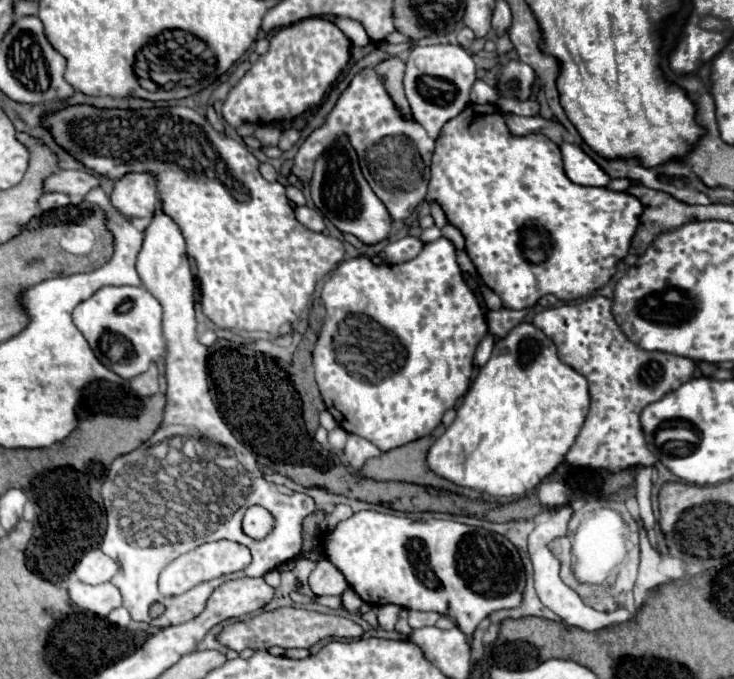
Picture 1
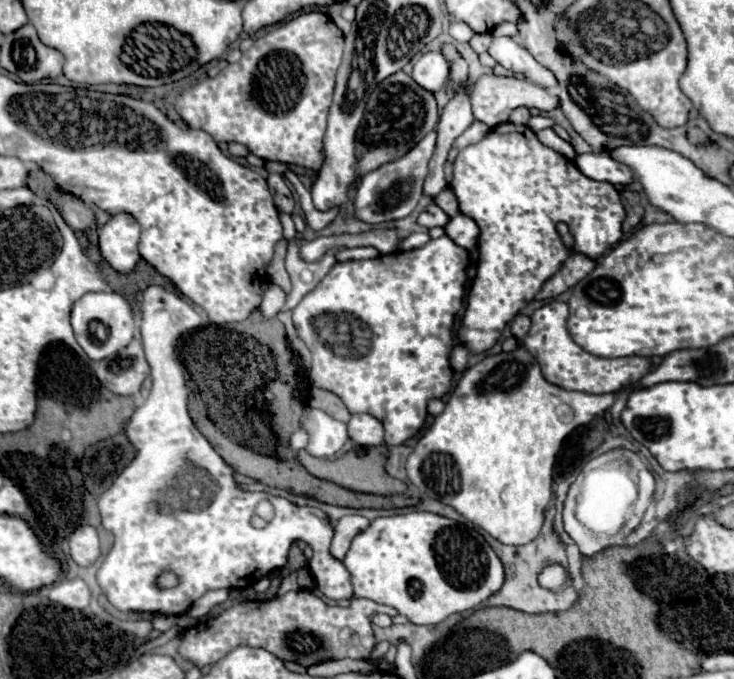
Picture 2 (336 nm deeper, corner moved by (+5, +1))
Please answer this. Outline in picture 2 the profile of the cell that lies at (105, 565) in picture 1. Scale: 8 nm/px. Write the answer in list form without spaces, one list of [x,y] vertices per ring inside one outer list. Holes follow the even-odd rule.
[[[90,525],[78,527],[70,535],[70,555],[82,567],[88,567],[88,565],[96,563],[96,559],[100,557],[98,531],[94,527],[90,527]]]

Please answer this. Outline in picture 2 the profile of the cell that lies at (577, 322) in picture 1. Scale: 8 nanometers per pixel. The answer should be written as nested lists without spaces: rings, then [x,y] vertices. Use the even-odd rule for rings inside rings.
[[[552,301],[532,315],[532,327],[528,335],[522,339],[522,347],[538,361],[542,375],[556,387],[582,391],[582,393],[616,393],[632,379],[640,379],[650,371],[650,361],[646,357],[620,357],[620,359],[604,359],[590,355],[580,345],[572,341],[566,329],[568,319],[568,305],[560,301]]]

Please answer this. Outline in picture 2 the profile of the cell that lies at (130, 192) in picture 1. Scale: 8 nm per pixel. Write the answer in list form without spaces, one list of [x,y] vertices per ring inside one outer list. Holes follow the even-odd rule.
[[[128,213],[110,217],[110,221],[100,229],[100,253],[114,271],[134,271],[140,261],[138,237],[140,227]]]

